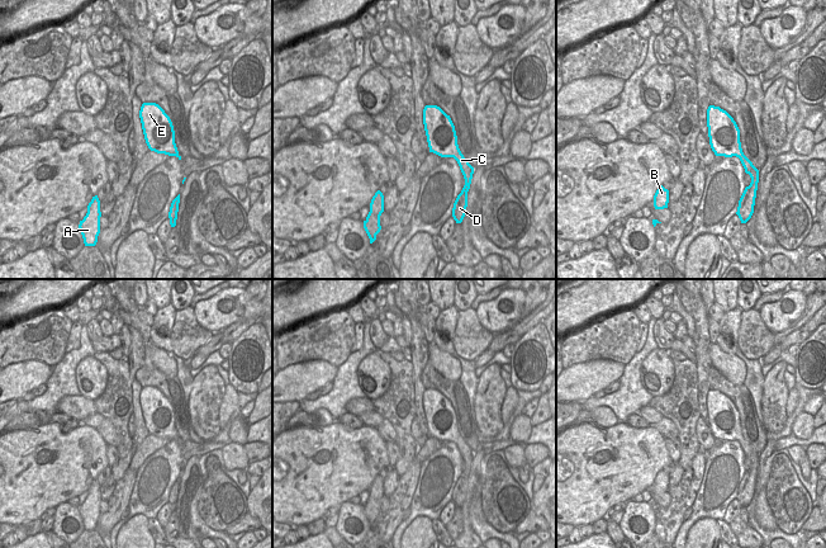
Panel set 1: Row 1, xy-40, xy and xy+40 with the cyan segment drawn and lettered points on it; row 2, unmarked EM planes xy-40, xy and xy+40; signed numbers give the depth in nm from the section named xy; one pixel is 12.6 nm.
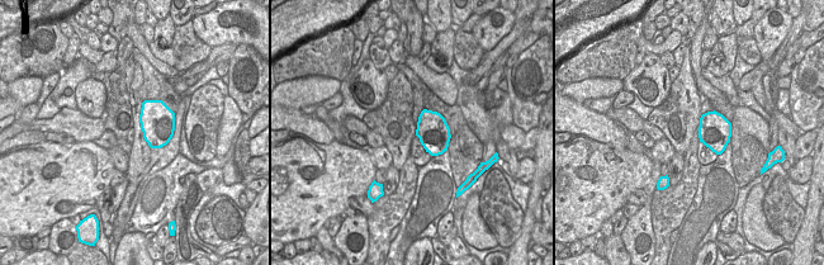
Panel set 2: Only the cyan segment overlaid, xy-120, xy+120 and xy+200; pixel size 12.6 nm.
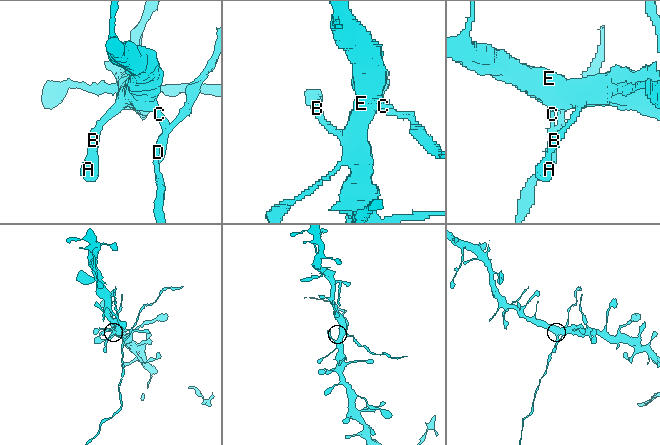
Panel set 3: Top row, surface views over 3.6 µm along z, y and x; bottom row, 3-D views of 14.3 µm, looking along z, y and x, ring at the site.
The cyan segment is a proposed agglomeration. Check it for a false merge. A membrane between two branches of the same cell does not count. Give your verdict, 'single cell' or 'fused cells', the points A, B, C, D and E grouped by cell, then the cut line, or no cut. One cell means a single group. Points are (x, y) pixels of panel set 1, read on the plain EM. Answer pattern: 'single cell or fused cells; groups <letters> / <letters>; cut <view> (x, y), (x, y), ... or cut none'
fused cells; groups A B C E / D; cut xy+40 (750, 467), (756, 468)

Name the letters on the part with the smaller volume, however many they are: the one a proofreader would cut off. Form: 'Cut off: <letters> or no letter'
Cut off: D

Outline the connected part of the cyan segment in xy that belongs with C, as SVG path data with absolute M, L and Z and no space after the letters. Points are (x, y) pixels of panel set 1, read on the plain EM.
M426 389L423 393L423 408L429 436L441 441L454 441L457 445L465 463L462 473L467 477L474 452L469 448L459 433L455 410L450 400L447 400L437 389Z

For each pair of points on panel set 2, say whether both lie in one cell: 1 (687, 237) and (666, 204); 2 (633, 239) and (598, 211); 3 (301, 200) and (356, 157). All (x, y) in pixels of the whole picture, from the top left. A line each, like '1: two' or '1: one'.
1: two
2: two
3: one

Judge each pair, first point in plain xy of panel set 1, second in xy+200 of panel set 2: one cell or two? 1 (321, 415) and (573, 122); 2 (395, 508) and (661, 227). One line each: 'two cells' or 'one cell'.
1: one cell
2: one cell

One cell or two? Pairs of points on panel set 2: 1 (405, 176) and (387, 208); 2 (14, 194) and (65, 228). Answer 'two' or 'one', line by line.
1: one
2: two

